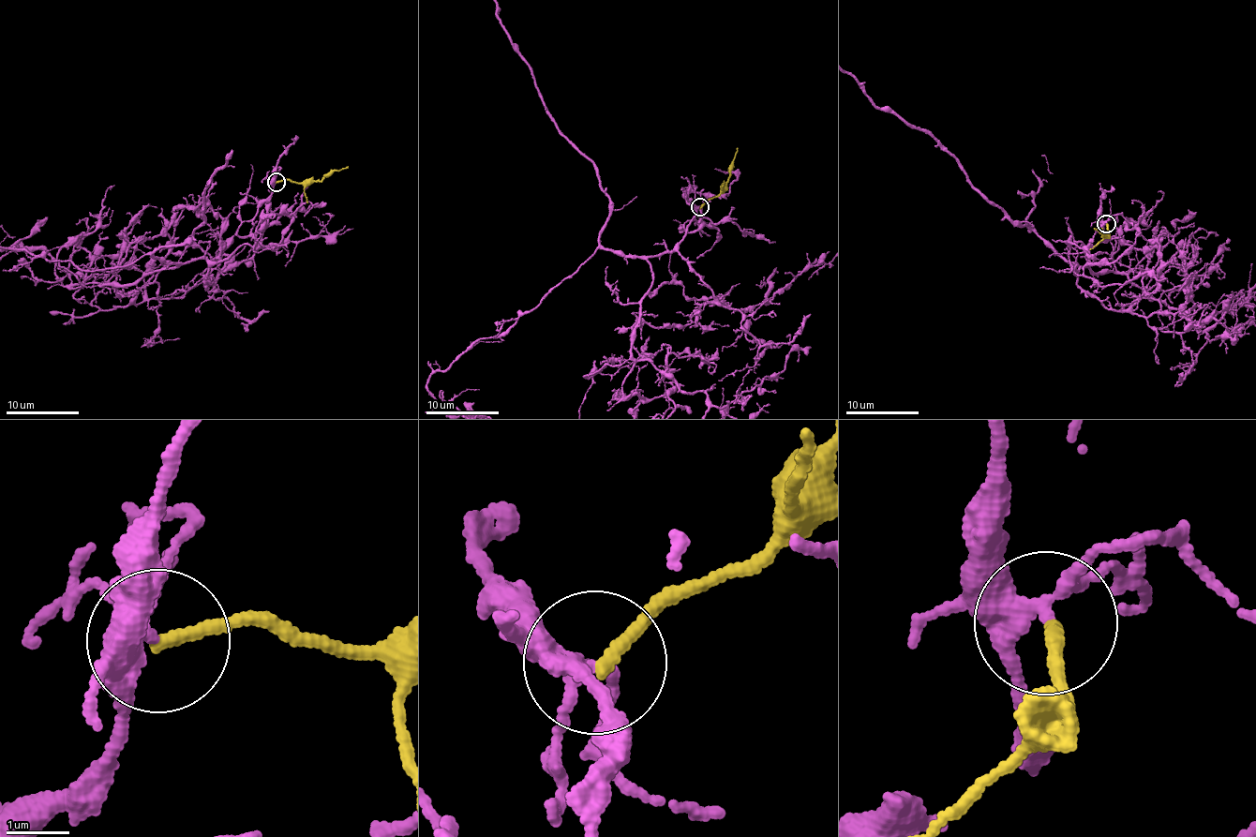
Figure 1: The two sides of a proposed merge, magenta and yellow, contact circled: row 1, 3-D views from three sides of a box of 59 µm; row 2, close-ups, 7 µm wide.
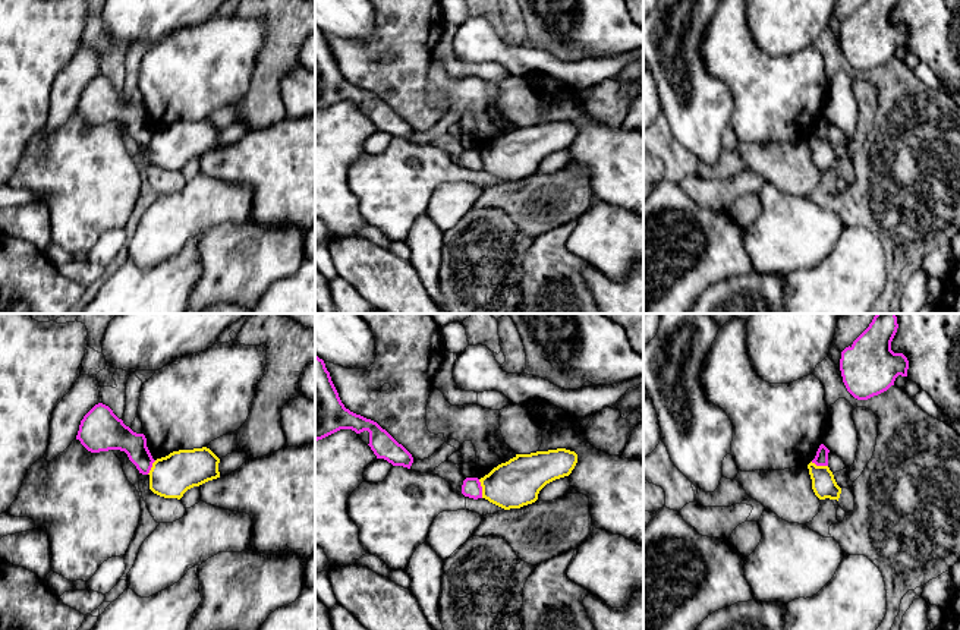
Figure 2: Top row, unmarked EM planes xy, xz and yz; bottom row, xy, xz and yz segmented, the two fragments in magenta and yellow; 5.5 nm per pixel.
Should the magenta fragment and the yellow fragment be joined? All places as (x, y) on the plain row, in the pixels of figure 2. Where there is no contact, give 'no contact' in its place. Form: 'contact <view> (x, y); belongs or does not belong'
contact xz (481, 160); does not belong

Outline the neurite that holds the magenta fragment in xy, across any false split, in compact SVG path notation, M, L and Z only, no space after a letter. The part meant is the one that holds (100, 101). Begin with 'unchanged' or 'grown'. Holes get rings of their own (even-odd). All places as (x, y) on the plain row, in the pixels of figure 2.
unchanged | M103 75L95 76L84 88L76 111L91 125L125 123L142 147L148 147L155 133L147 119L145 107L133 104Z

